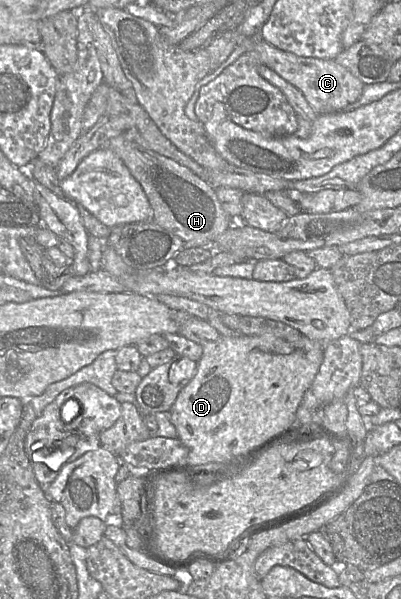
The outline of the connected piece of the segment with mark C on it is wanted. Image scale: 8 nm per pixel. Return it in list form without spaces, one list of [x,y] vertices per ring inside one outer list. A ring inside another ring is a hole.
[[[239,32],[236,36],[236,45],[247,46],[247,51],[256,53],[262,64],[294,85],[317,115],[340,112],[344,107],[355,102],[362,94],[364,83],[333,59],[297,56],[274,47],[260,37],[248,38]]]

